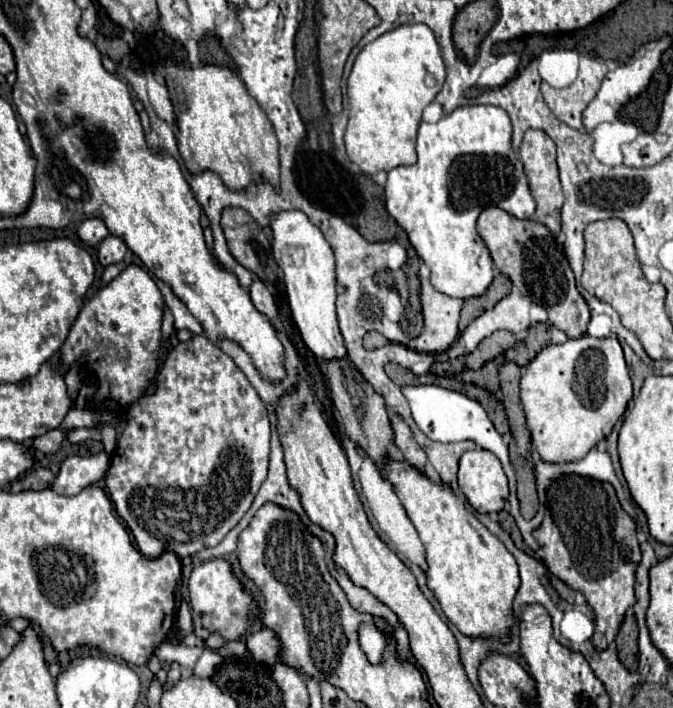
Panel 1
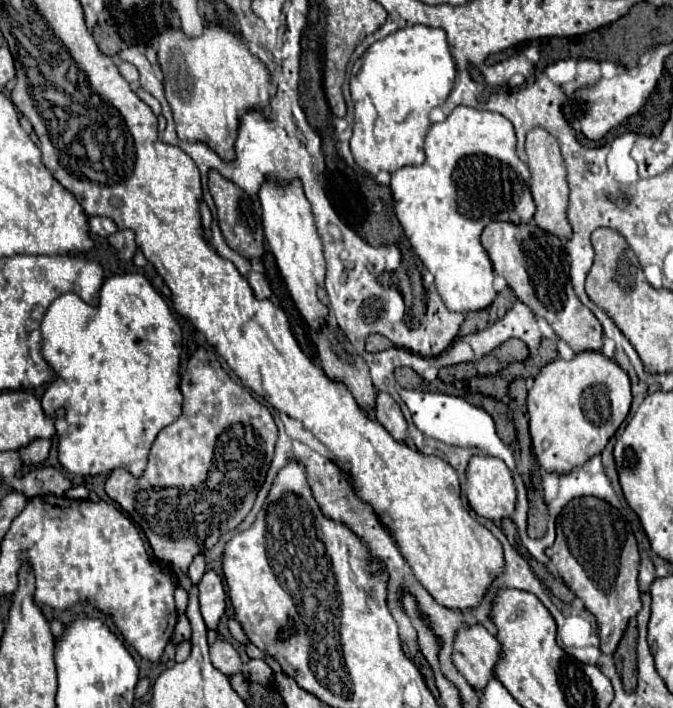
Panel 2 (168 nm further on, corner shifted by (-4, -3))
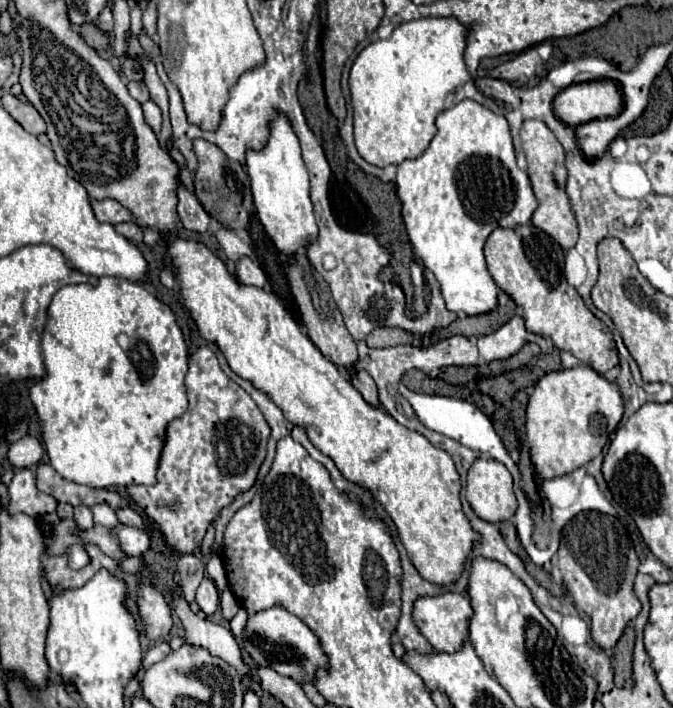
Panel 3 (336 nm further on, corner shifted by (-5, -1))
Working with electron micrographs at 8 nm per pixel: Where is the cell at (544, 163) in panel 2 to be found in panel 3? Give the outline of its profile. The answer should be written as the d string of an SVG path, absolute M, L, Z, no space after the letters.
M526 120L522 124L522 148L526 152L528 160L528 176L532 182L534 196L538 200L538 208L532 216L532 224L546 234L550 234L564 250L570 250L578 240L578 226L576 218L572 216L568 196L564 192L566 188L566 166L564 166L564 150L562 144L556 140L556 136L550 132L550 128L540 120Z

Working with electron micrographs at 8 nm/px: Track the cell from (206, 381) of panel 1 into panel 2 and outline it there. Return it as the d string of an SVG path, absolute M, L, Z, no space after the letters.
M199 348L189 358L187 370L181 376L181 392L185 396L183 416L159 432L153 442L145 474L135 478L125 470L113 470L105 482L105 492L125 512L129 512L135 524L143 528L153 554L185 574L187 566L199 552L205 548L211 550L219 536L233 530L253 508L255 496L265 482L265 474L273 458L277 426L267 406L257 402L247 388L231 380L213 350Z

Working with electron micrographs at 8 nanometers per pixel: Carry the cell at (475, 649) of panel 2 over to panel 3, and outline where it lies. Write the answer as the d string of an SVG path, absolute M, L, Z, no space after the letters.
M442 594L442 596L434 596L434 598L420 598L414 604L414 622L418 624L420 632L428 638L428 642L434 646L436 652L458 652L462 648L462 644L468 640L468 630L470 630L470 618L474 616L470 600L462 594Z

